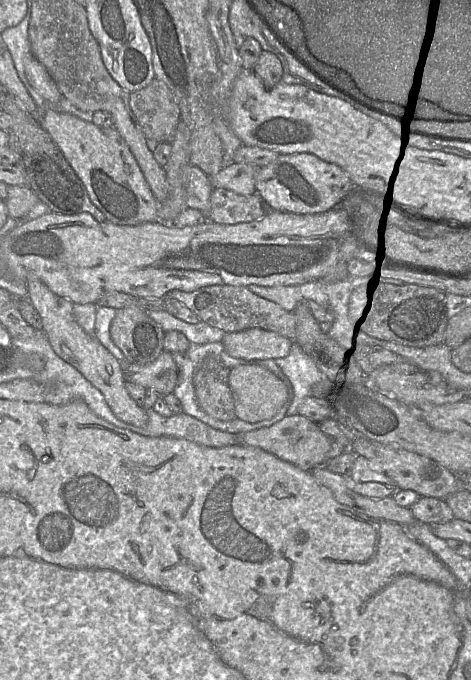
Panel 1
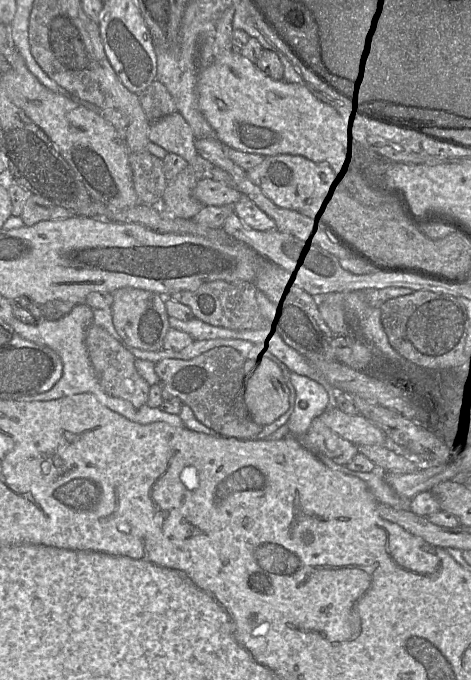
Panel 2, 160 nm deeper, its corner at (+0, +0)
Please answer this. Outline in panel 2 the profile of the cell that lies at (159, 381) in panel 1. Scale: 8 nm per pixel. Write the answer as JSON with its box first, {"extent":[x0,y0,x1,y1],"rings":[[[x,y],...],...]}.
{"extent":[155,346,262,440],"rings":[[[222,346],[213,348],[209,351],[206,351],[199,356],[196,356],[190,360],[183,360],[183,359],[175,359],[175,358],[166,358],[162,359],[155,363],[155,372],[159,377],[159,382],[162,384],[165,388],[168,389],[168,391],[173,394],[174,396],[178,397],[182,404],[188,405],[195,417],[205,426],[209,427],[210,429],[214,430],[217,434],[228,437],[228,438],[236,438],[241,440],[253,440],[258,439],[258,436],[260,432],[262,431],[261,425],[255,423],[248,411],[248,408],[246,406],[246,379],[244,378],[244,369],[243,369],[243,357],[239,354],[237,350],[235,350],[232,347],[229,346]]]}

